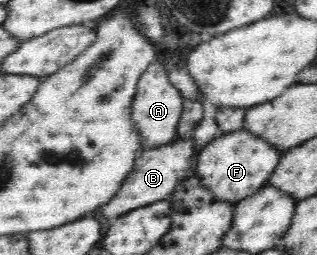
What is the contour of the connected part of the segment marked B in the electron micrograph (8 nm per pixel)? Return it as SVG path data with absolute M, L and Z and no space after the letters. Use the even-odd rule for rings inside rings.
M176 137L165 146L159 148L149 148L149 150L141 149L136 156L131 172L128 172L126 179L121 184L119 192L99 208L101 216L105 216L107 220L119 218L135 208L141 208L159 200L169 201L173 193L176 191L178 184L187 180L186 174L189 171L195 171L195 164L191 164L192 154L195 154L194 144L191 138L181 139Z

